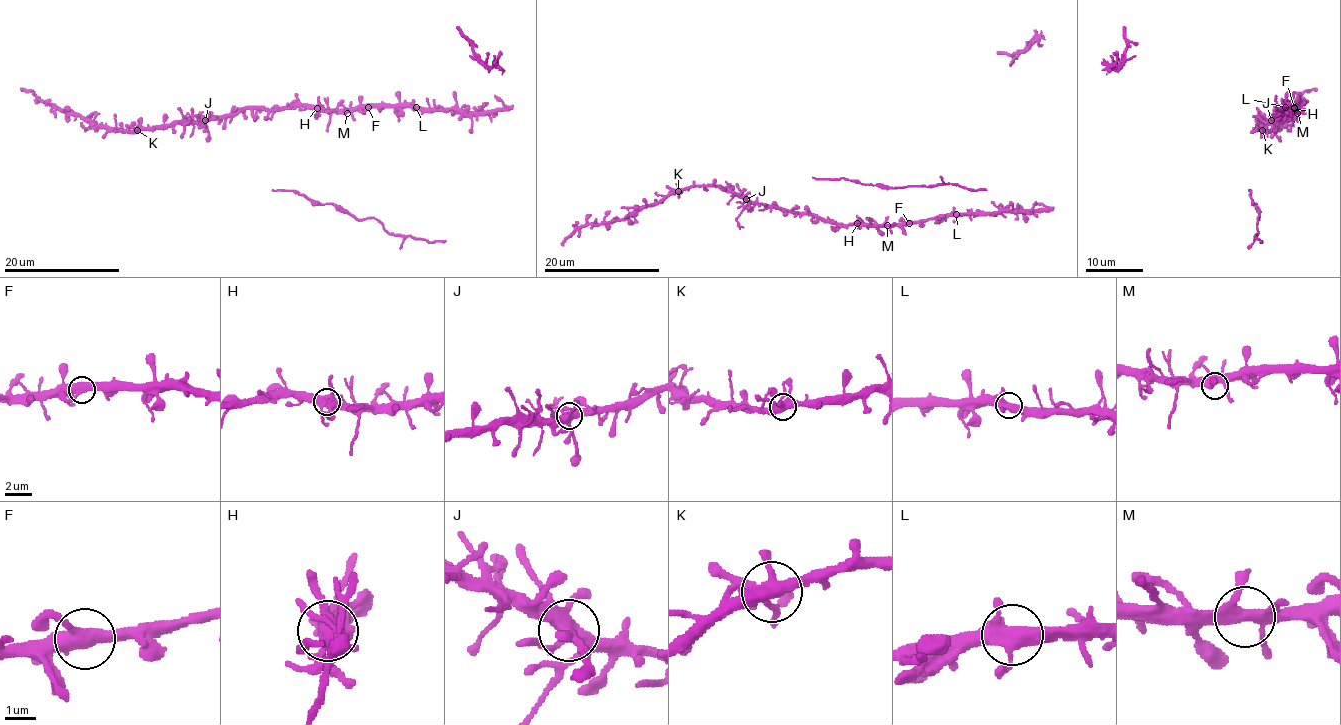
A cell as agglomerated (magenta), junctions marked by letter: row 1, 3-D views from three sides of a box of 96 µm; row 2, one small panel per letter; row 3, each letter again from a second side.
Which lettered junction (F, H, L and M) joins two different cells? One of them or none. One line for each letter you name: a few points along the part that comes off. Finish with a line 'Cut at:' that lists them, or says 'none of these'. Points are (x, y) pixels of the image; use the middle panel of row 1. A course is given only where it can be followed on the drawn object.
Cut at: none of these

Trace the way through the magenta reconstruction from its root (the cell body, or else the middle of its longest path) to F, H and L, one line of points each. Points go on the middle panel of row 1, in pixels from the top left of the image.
F: (886, 225), (909, 223)
H: (886, 225), (860, 225), (857, 223)
L: (886, 225), (922, 223), (956, 214)

